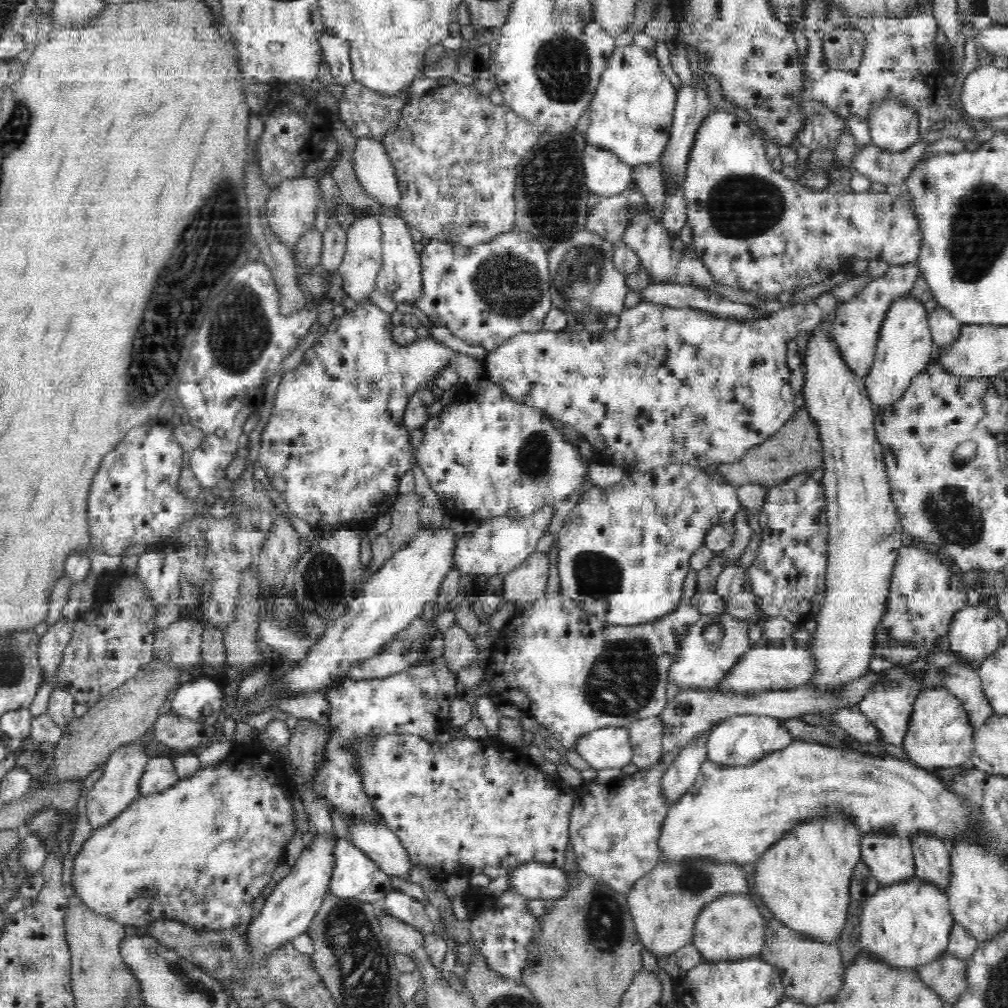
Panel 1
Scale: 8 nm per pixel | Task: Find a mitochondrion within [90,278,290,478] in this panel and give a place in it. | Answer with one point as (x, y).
(239, 332)

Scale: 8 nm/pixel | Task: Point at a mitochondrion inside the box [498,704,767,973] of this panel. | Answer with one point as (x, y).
(604, 918)

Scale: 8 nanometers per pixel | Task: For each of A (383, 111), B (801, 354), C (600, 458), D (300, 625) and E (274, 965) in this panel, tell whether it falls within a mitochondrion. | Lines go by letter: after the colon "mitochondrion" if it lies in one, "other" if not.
A: mitochondrion
B: other
C: other
D: mitochondrion
E: other

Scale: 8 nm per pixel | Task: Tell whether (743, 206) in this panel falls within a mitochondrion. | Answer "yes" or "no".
yes

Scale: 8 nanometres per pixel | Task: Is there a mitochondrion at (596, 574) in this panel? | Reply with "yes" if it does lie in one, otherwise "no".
yes

